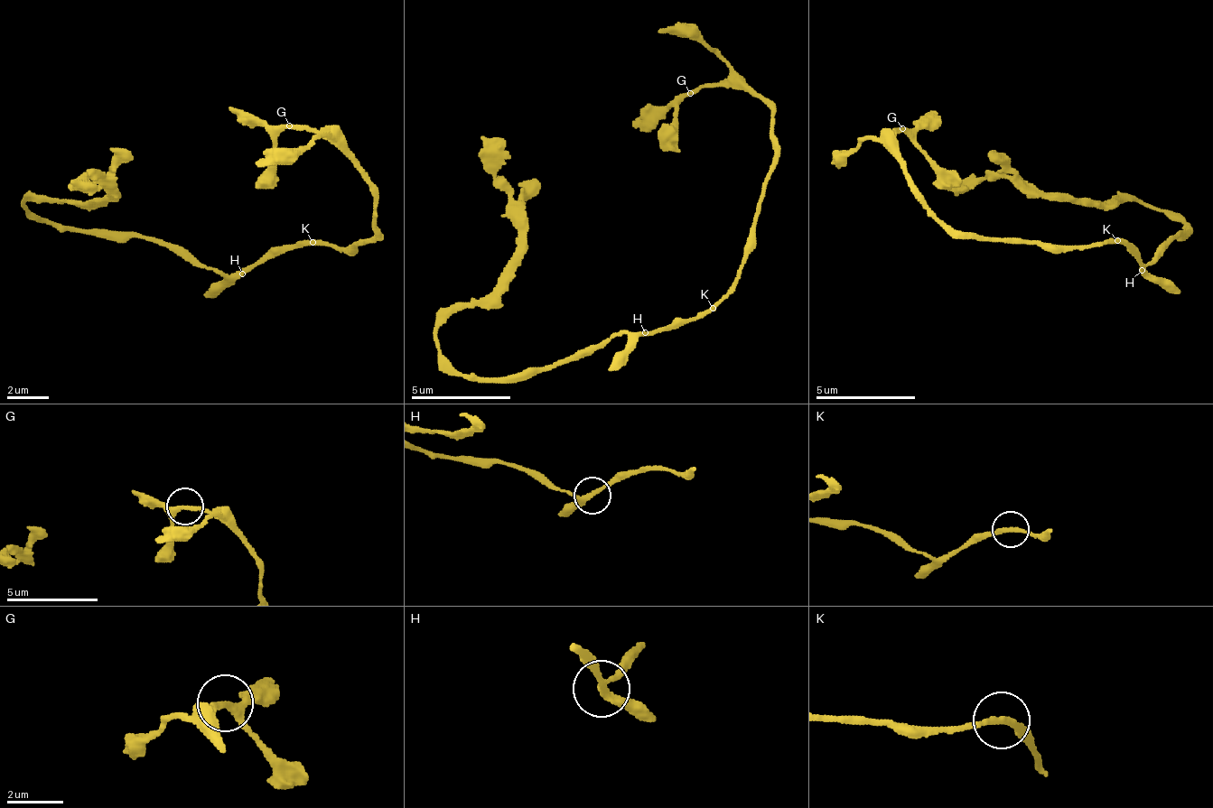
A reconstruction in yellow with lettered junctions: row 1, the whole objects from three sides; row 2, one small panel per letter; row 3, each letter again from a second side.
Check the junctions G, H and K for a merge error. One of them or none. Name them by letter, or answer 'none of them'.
none of them

